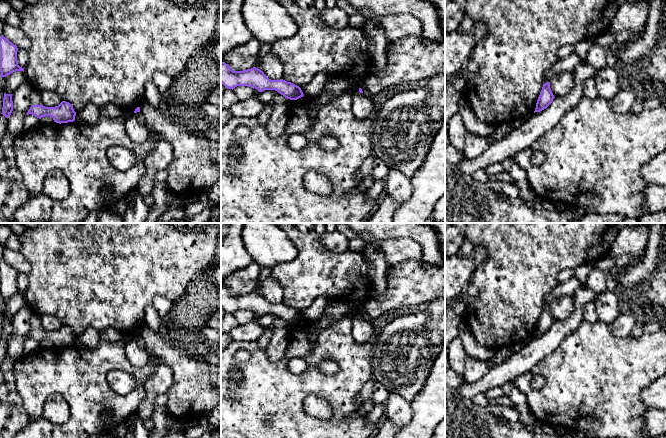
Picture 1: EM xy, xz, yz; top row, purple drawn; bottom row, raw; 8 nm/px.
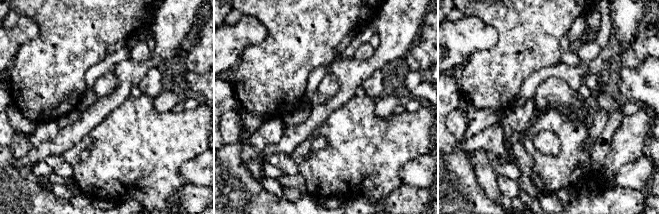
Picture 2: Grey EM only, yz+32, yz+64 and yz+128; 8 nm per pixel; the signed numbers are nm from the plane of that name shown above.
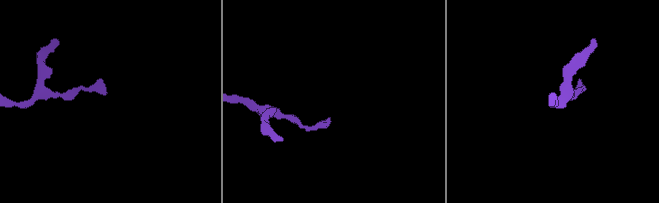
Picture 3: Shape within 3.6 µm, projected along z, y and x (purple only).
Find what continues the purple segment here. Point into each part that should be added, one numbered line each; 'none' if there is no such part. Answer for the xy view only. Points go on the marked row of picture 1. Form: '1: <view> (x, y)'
none

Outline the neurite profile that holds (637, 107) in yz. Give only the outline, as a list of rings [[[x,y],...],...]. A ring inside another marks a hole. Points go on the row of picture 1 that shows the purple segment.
[[[636,99],[630,108],[630,112],[632,112],[634,114],[638,114],[641,111],[643,111],[644,110],[643,109],[643,103],[644,103],[644,100]]]

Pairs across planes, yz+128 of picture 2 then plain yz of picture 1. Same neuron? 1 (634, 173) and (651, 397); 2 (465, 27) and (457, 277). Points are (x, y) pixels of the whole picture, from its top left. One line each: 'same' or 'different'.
1: same
2: same

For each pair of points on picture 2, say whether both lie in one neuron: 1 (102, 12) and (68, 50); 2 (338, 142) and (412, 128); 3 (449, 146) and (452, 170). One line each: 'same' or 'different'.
1: same
2: same
3: different

